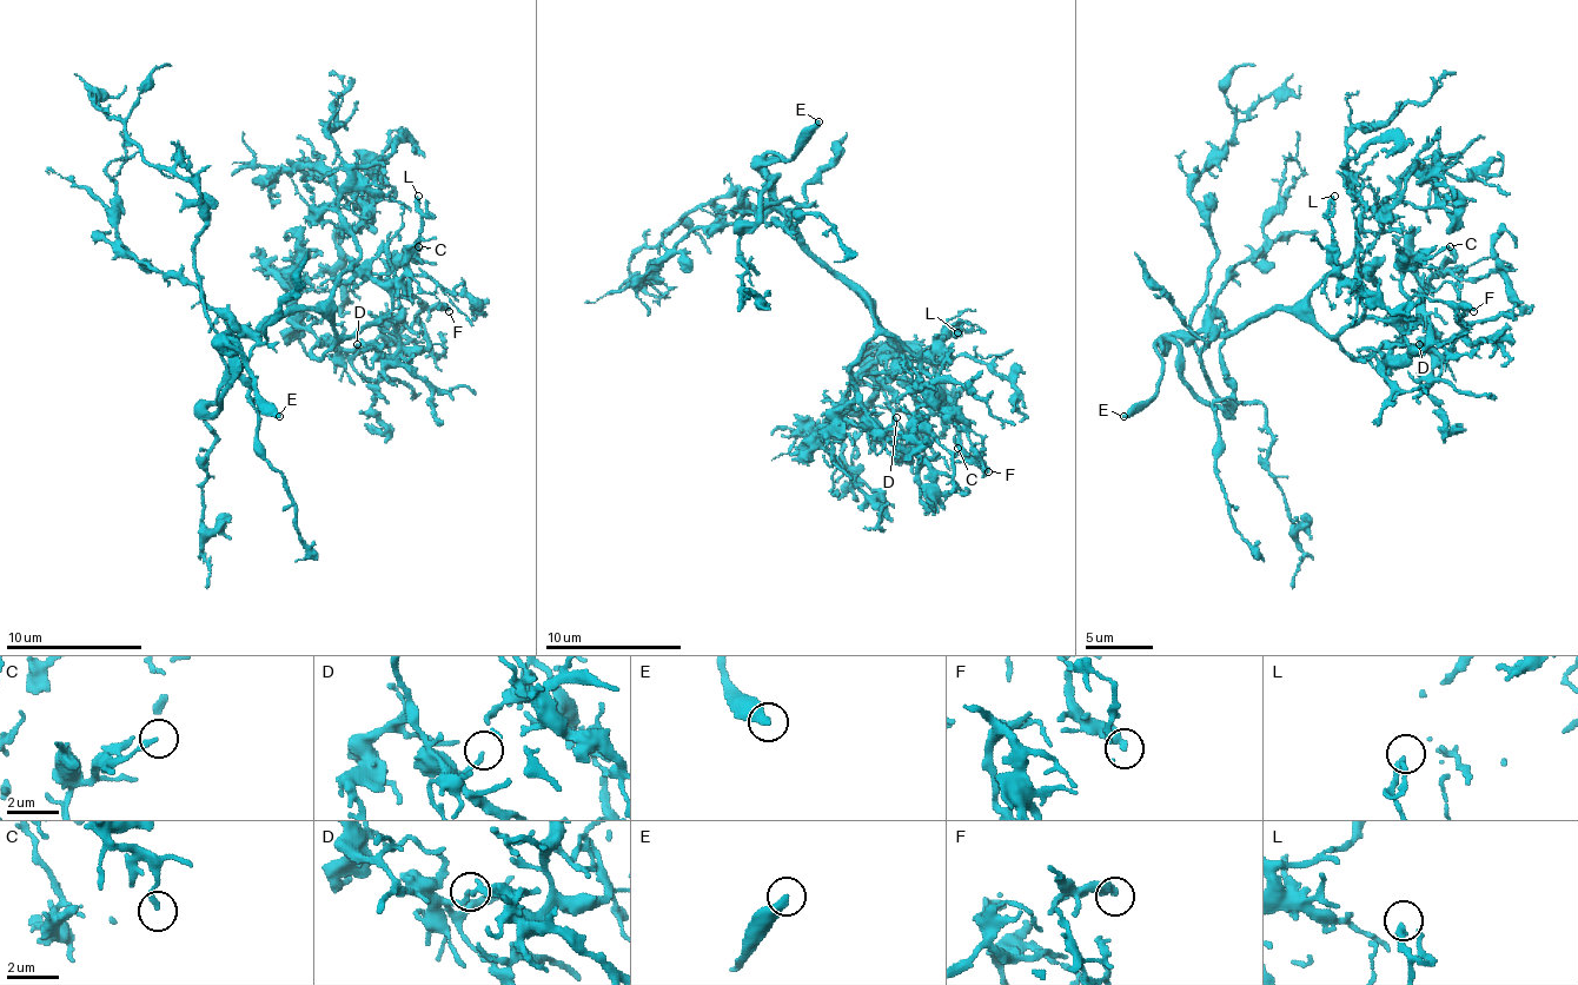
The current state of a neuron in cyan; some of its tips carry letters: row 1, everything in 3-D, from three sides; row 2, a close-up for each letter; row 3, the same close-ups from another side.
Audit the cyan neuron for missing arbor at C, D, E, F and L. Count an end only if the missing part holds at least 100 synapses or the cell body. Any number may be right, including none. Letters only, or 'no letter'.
E

